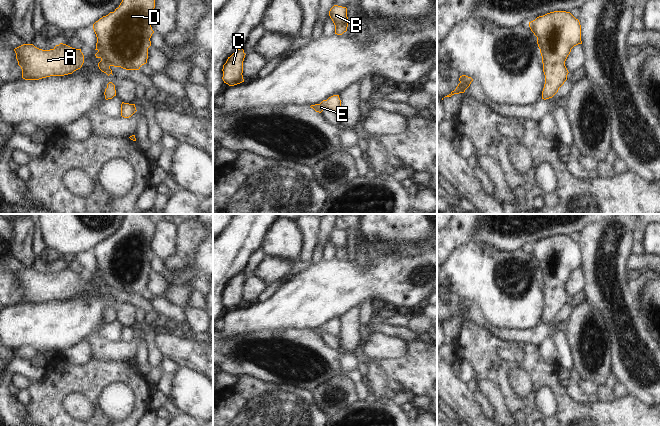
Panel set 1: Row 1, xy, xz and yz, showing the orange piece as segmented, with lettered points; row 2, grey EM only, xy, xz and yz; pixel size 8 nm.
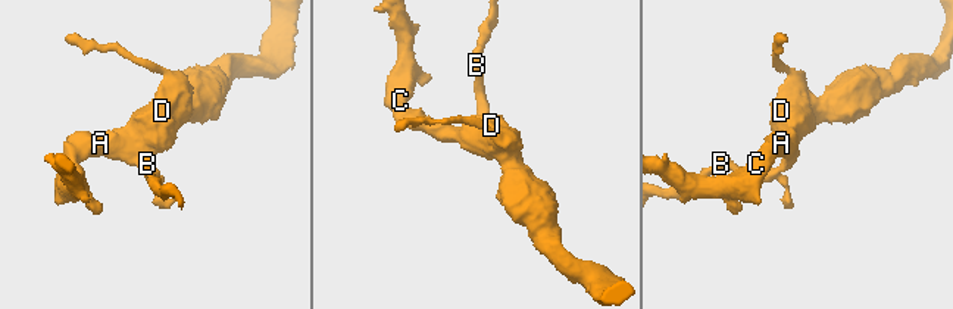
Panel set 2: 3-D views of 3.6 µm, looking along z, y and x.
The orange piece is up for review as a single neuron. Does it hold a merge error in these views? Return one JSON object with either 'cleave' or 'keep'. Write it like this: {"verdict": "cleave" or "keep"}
{"verdict": "keep"}

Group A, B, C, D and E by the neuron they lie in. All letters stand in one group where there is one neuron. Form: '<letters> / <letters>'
A B C D E

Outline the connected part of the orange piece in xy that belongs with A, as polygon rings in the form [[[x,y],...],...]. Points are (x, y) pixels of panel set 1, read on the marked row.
[[[60,43],[53,49],[42,50],[33,44],[14,49],[25,80],[39,80],[50,76],[64,76],[80,69],[84,63],[81,49]]]

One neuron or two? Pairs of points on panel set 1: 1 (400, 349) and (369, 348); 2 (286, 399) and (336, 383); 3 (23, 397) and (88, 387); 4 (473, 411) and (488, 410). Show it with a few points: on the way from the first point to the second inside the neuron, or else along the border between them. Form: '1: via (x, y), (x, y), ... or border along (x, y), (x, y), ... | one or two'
1: via (392, 348), (377, 348) | one
2: border along (310, 392), (314, 398), (314, 403), (324, 412) | two
3: border along (26, 390), (30, 401), (25, 405) | two
4: border along (474, 392), (474, 398), (486, 415) | two

